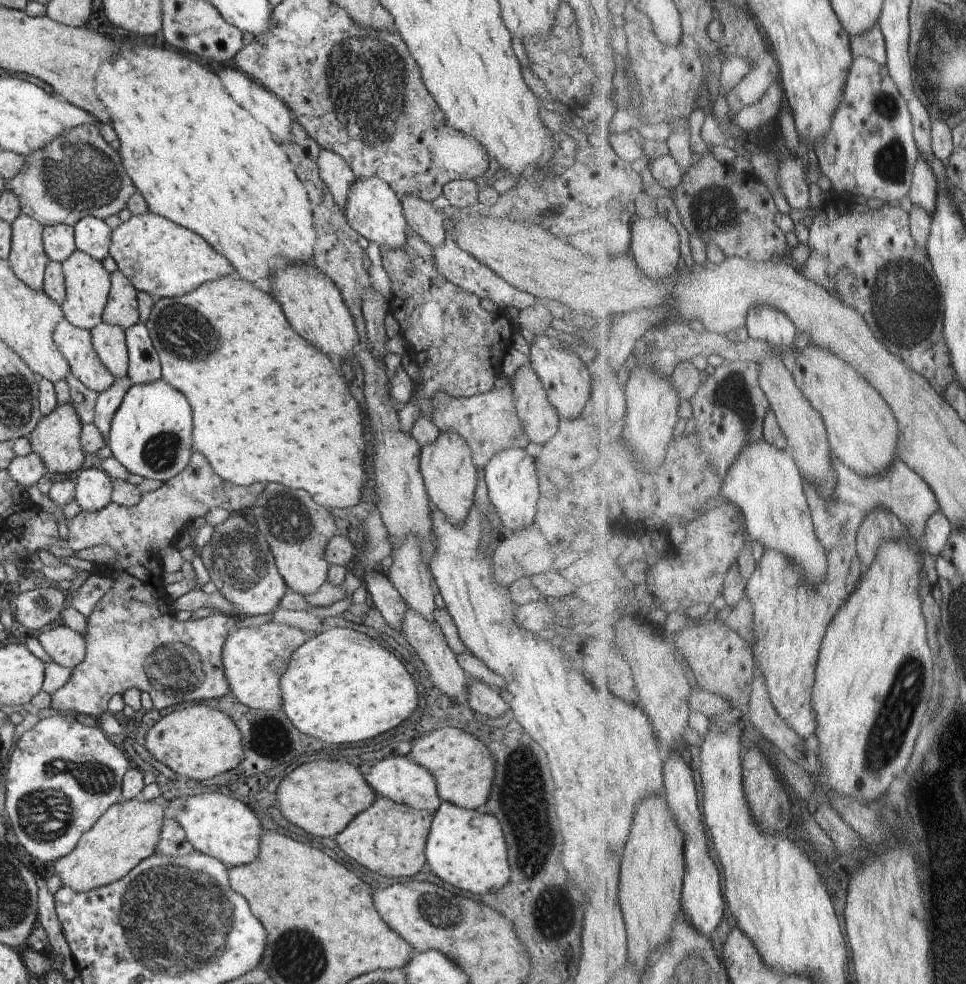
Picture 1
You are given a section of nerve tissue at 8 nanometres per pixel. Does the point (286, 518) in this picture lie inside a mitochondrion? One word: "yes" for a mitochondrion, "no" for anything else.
yes

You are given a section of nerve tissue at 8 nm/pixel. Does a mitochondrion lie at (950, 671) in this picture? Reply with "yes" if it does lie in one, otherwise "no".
yes

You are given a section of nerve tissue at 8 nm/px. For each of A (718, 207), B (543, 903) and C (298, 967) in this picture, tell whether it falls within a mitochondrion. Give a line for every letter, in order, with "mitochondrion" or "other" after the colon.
A: mitochondrion
B: mitochondrion
C: mitochondrion

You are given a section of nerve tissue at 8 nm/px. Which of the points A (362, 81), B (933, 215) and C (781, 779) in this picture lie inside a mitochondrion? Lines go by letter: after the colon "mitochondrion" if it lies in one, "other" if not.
A: mitochondrion
B: other
C: other

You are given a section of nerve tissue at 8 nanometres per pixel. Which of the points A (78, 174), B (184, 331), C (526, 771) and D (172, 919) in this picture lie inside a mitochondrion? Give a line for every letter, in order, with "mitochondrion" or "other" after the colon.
A: mitochondrion
B: mitochondrion
C: mitochondrion
D: mitochondrion

